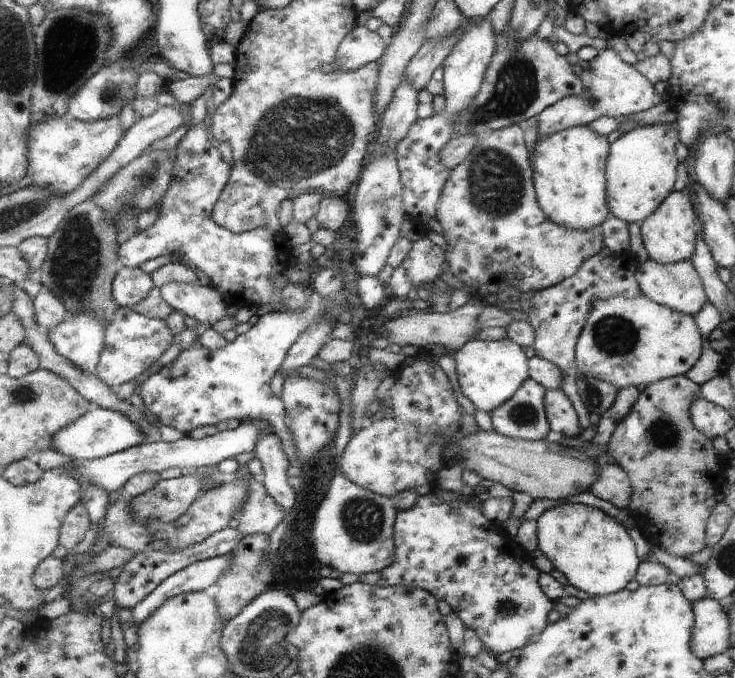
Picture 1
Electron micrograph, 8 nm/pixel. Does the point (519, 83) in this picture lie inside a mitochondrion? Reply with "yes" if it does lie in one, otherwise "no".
yes

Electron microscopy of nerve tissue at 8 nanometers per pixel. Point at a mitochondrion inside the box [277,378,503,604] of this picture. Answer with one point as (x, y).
(363, 518)

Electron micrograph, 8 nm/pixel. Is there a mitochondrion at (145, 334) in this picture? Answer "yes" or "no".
no

